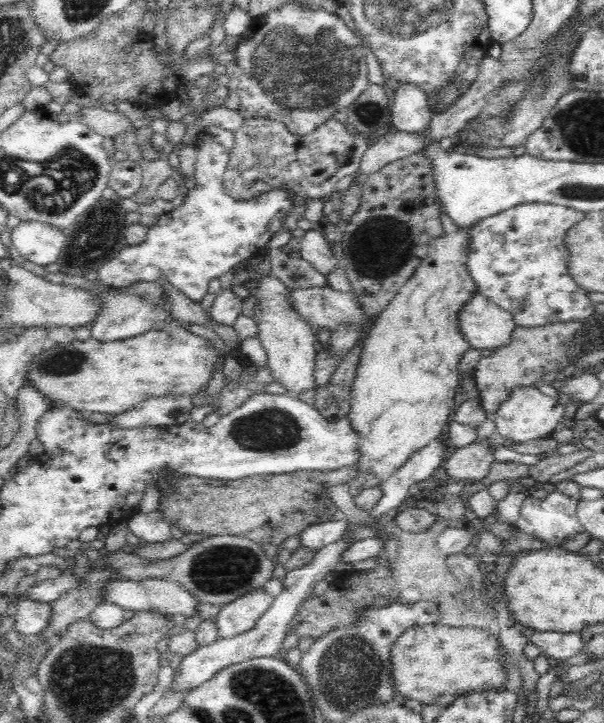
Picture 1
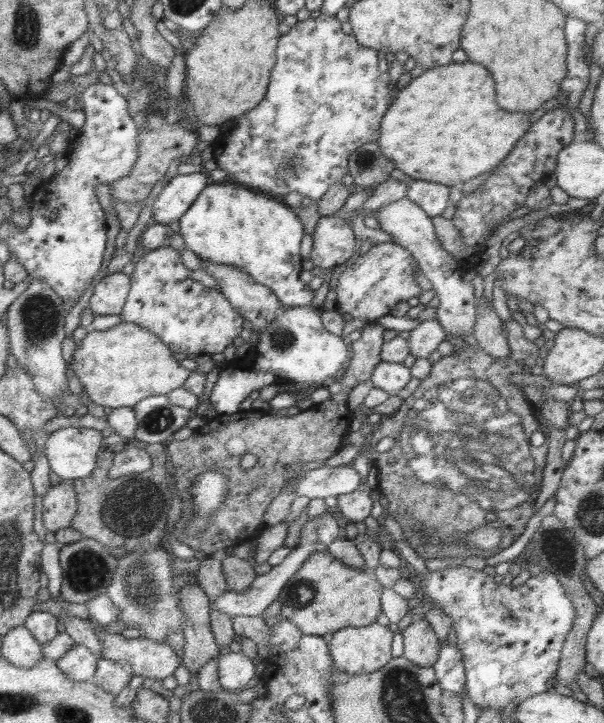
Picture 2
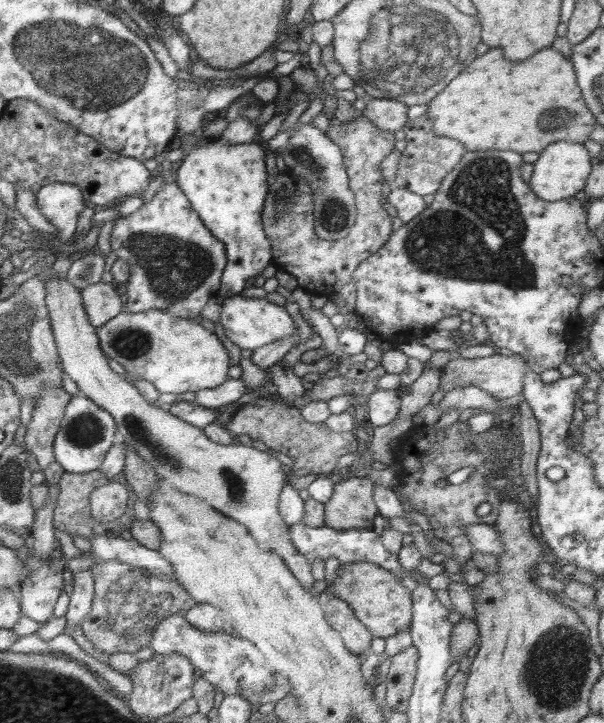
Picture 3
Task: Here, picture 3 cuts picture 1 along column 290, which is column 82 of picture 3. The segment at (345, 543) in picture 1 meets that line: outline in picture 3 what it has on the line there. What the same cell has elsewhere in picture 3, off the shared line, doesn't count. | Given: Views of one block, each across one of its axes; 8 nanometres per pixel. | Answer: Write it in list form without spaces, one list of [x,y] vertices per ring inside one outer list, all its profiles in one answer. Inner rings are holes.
[[[90,570],[73,573],[73,584],[73,592],[70,593],[69,607],[65,614],[66,628],[81,626],[81,622],[88,616],[95,595],[95,582]]]

